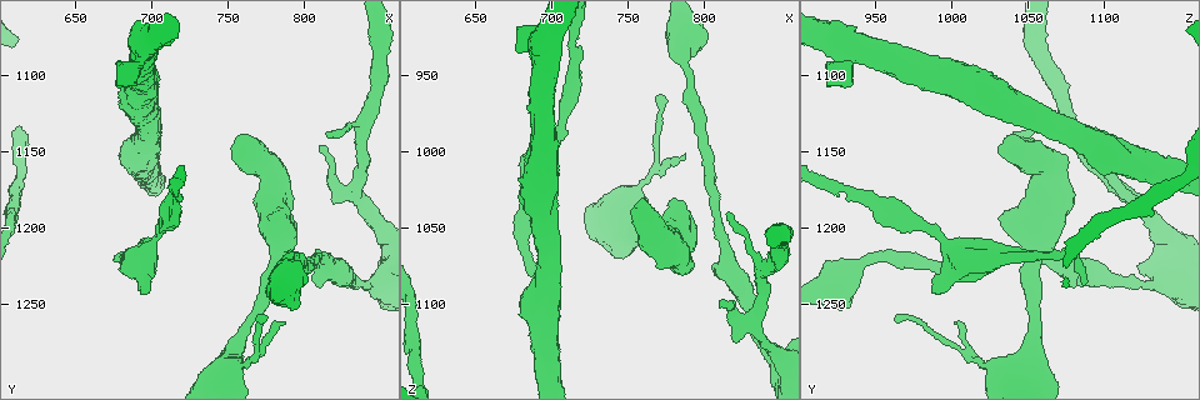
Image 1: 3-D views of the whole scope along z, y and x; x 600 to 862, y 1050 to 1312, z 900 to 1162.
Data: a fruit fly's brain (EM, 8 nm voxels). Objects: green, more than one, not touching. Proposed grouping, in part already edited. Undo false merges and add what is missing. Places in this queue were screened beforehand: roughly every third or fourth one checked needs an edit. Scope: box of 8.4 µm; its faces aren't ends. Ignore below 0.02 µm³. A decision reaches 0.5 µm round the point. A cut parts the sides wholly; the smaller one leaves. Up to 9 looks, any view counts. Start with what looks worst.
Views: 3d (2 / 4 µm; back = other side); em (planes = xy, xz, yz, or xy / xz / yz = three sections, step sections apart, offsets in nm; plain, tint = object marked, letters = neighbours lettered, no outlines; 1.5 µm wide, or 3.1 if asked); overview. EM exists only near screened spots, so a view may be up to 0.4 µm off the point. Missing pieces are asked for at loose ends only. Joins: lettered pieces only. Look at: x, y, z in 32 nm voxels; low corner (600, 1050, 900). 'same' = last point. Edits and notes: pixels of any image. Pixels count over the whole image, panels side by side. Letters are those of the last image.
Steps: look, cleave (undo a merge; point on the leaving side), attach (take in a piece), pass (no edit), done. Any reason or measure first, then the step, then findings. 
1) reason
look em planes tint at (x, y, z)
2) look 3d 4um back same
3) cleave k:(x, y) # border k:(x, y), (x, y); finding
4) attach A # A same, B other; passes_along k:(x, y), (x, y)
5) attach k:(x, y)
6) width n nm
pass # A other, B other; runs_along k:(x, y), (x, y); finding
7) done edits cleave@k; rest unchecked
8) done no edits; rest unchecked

branch stops here
look em planes letters at (698, 1240, 990)

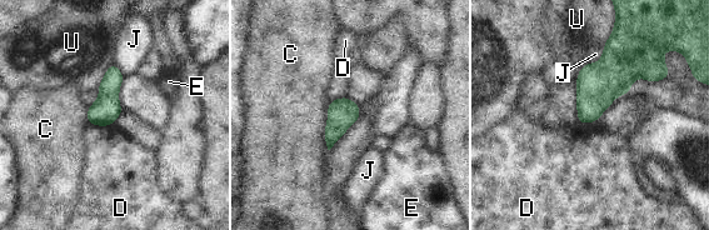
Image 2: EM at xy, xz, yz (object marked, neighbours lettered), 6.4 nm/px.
pass # C other, D other, E other, J other, U other; border 2:(113, 123), (108, 125), (89, 125); no lettered piece goes on from it

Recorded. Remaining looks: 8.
an open end
look em planes plain at (818, 1138, 1042)

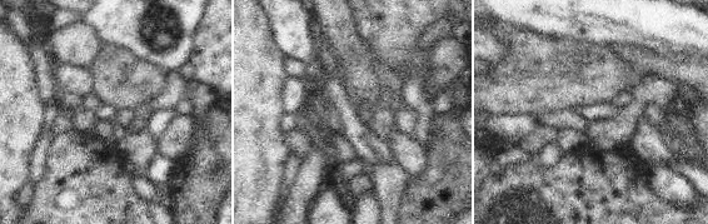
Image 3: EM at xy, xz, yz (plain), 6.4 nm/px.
what lies round it
look em planes letters same

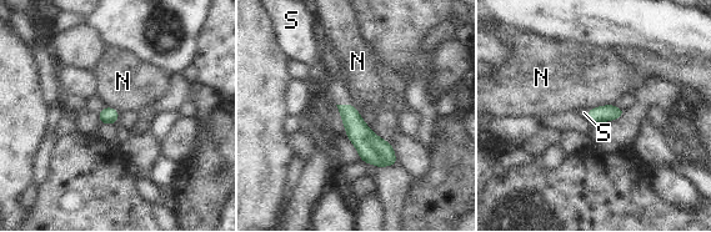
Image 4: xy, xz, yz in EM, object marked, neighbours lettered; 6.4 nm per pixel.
width 110 nm
attach S # N other, S same; passes_along 4:(361, 136), (344, 105), (338, 92); it goes on there

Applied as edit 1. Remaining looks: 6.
thin end
look 3d 4um at (770, 1256, 960)

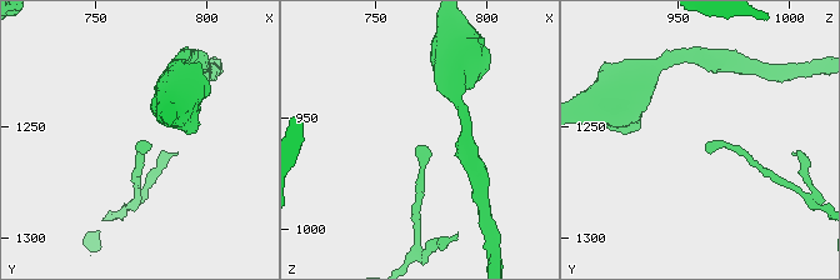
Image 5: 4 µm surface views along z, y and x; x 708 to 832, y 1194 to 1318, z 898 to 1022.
need the tissue
look em planes tint at (770, 1257, 962)

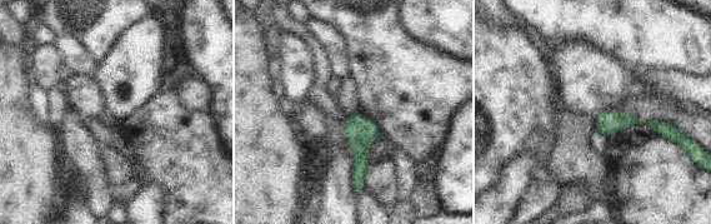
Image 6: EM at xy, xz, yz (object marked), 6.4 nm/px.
look em planes letters same

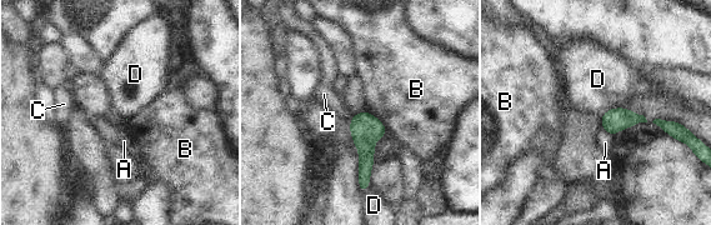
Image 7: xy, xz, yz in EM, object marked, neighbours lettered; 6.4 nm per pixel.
longest_contact B 190 nm
pass # A other, B other, C other, D other; border 7:(616, 106), (601, 114); no lettered piece goes on from it

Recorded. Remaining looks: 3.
calibre changes
look em planes tint at (718, 1182, 942)

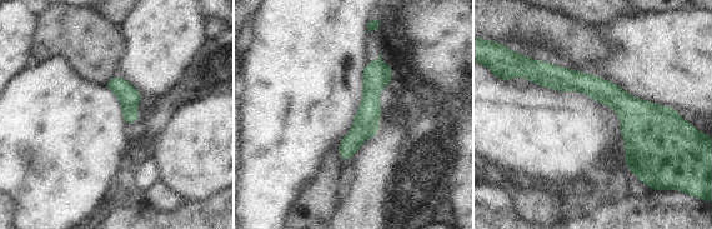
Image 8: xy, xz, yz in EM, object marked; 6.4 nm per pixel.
what lies round it
look em planes letters same

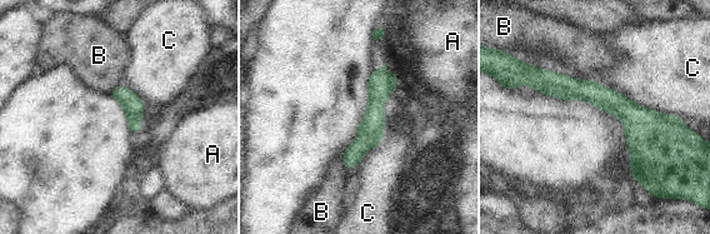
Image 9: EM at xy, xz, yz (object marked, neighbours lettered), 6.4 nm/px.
pass # A other, B other, C other; border 9:(594, 80), (639, 105), (681, 119); continuous, no second neuron

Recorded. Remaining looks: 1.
done edits attach@4; rest unchecked

